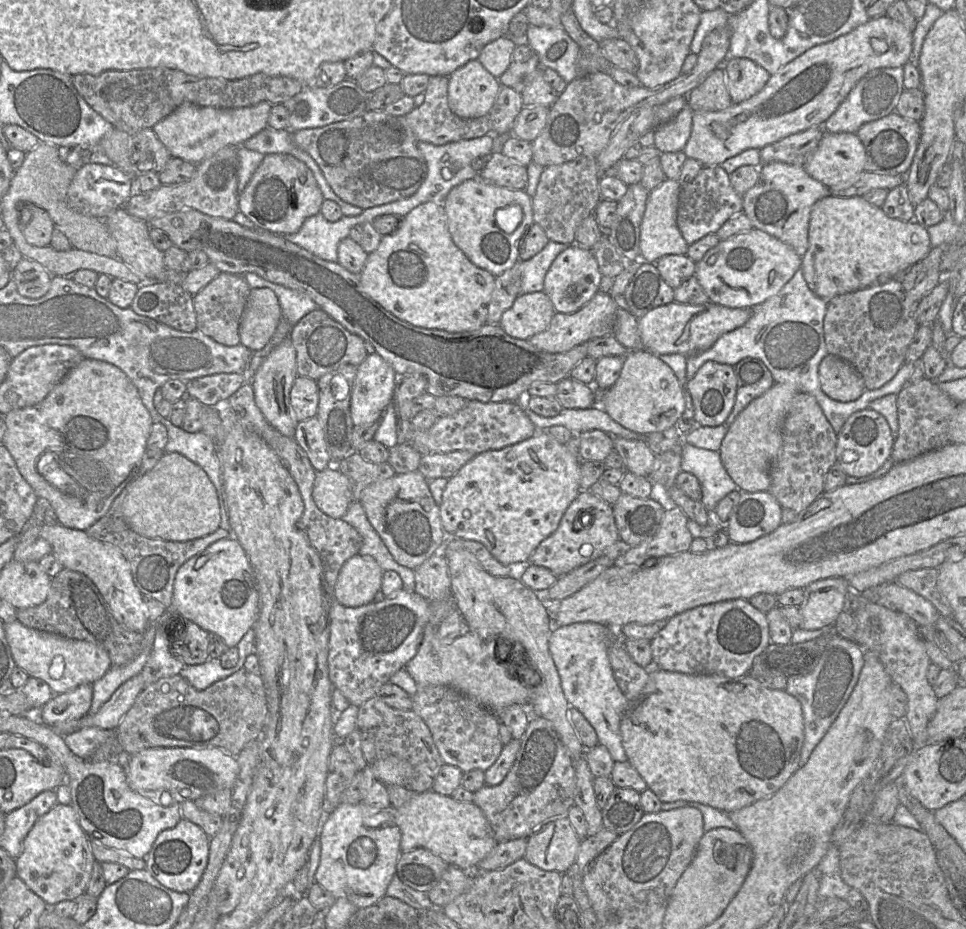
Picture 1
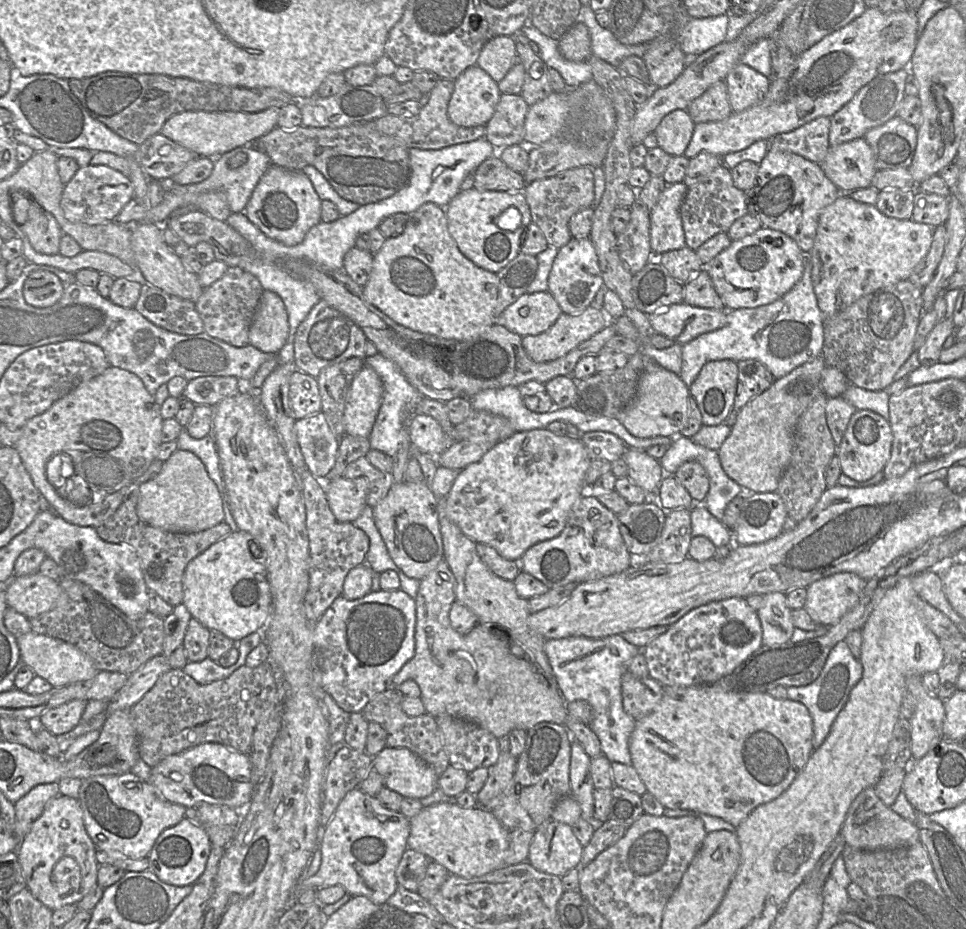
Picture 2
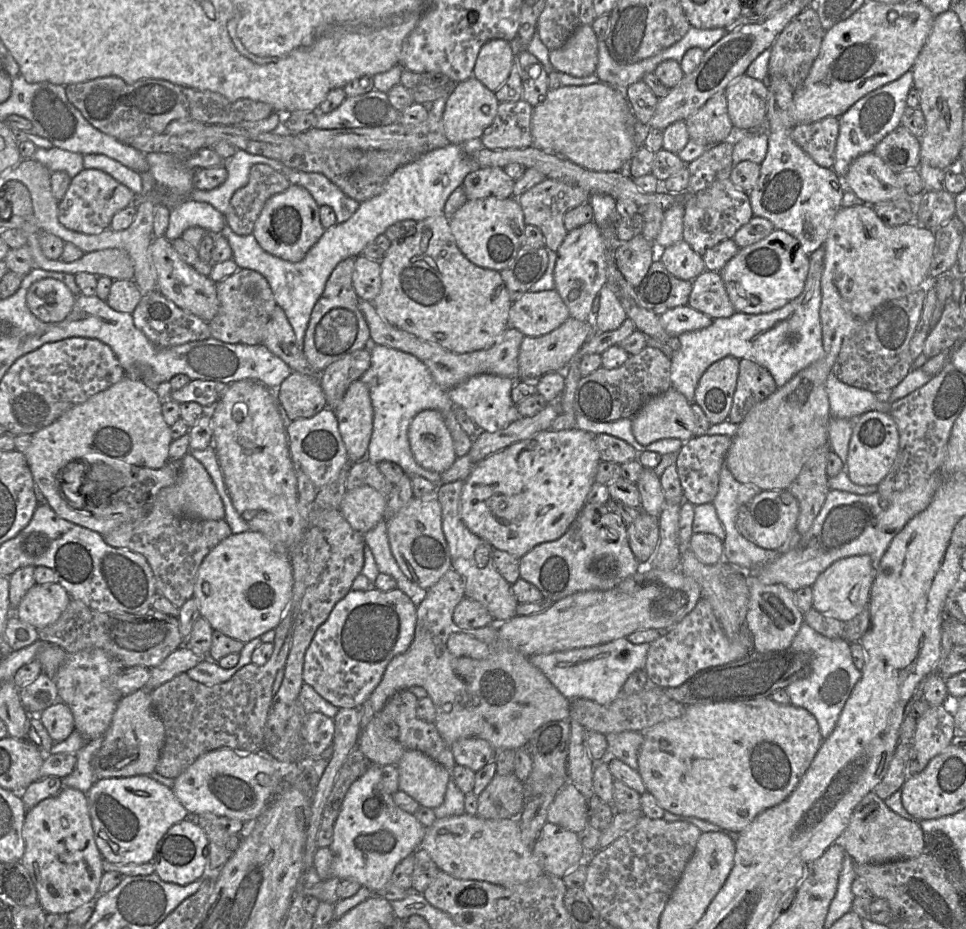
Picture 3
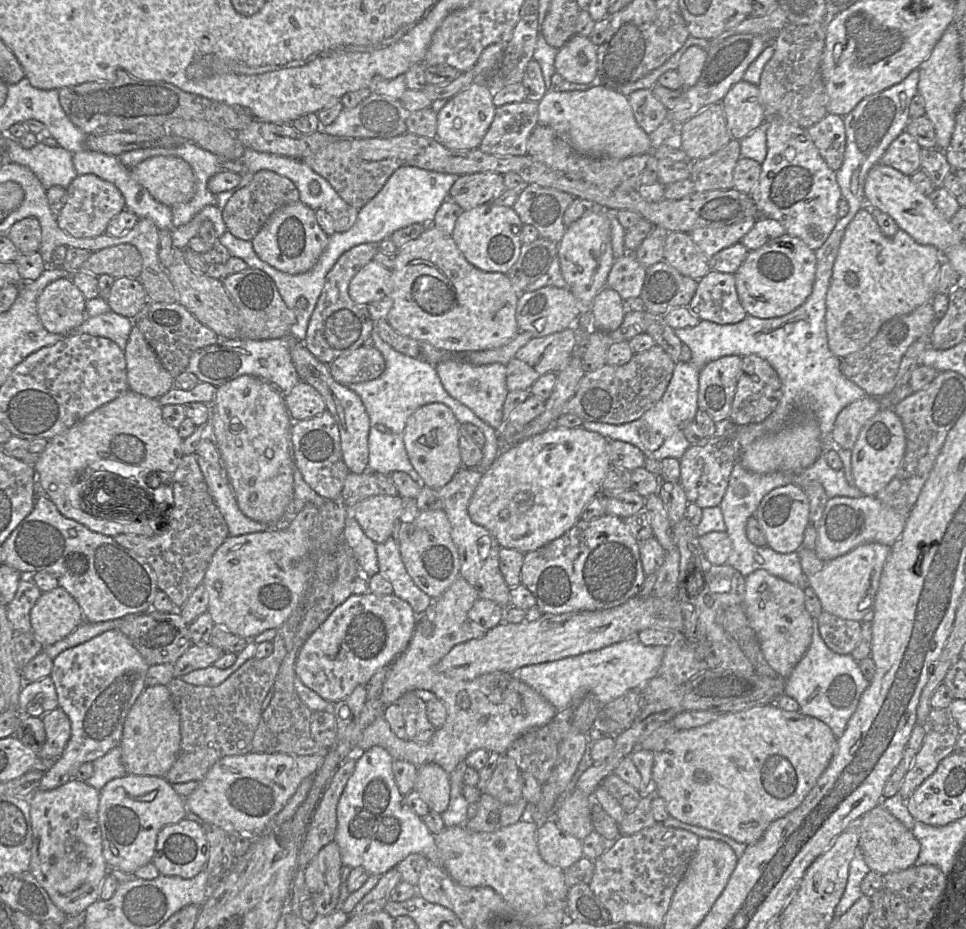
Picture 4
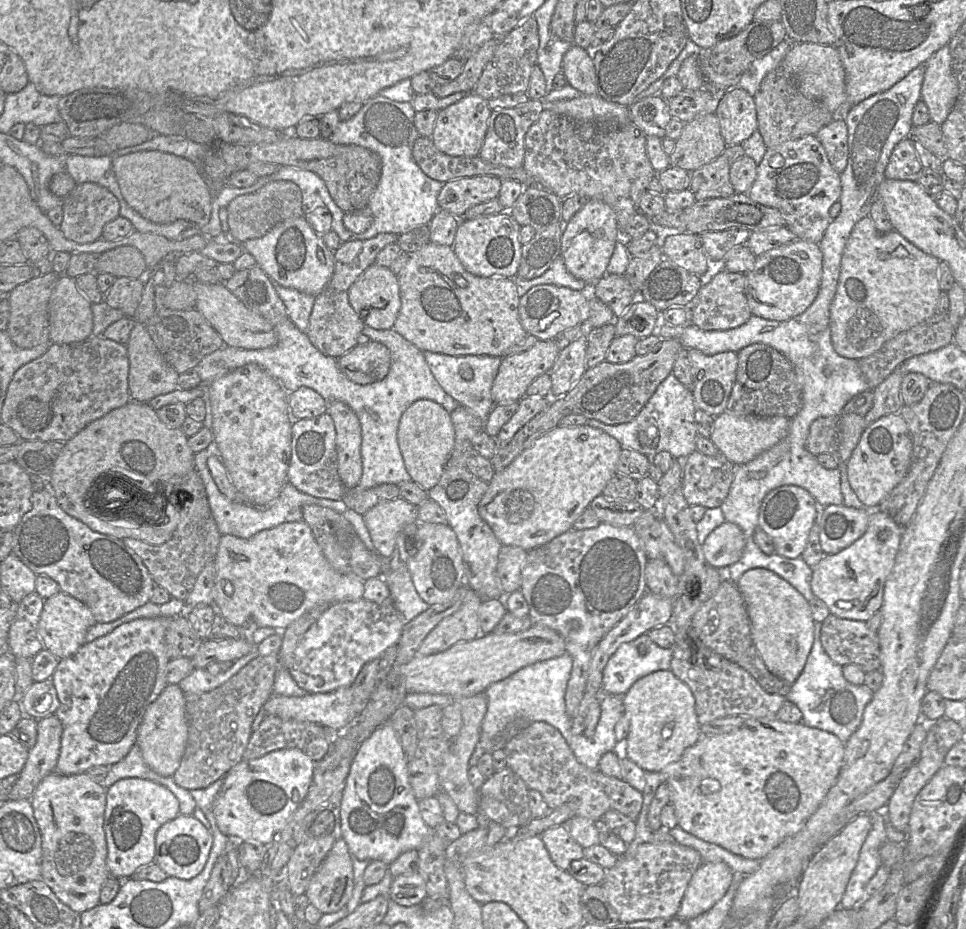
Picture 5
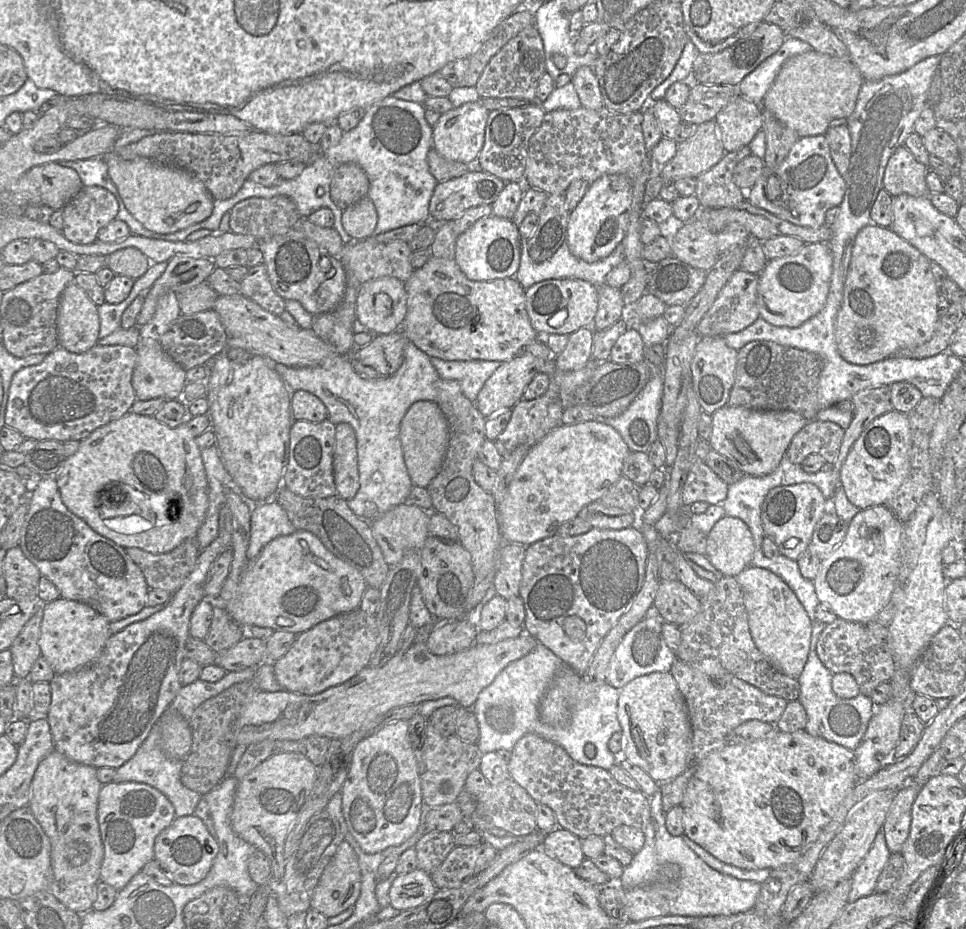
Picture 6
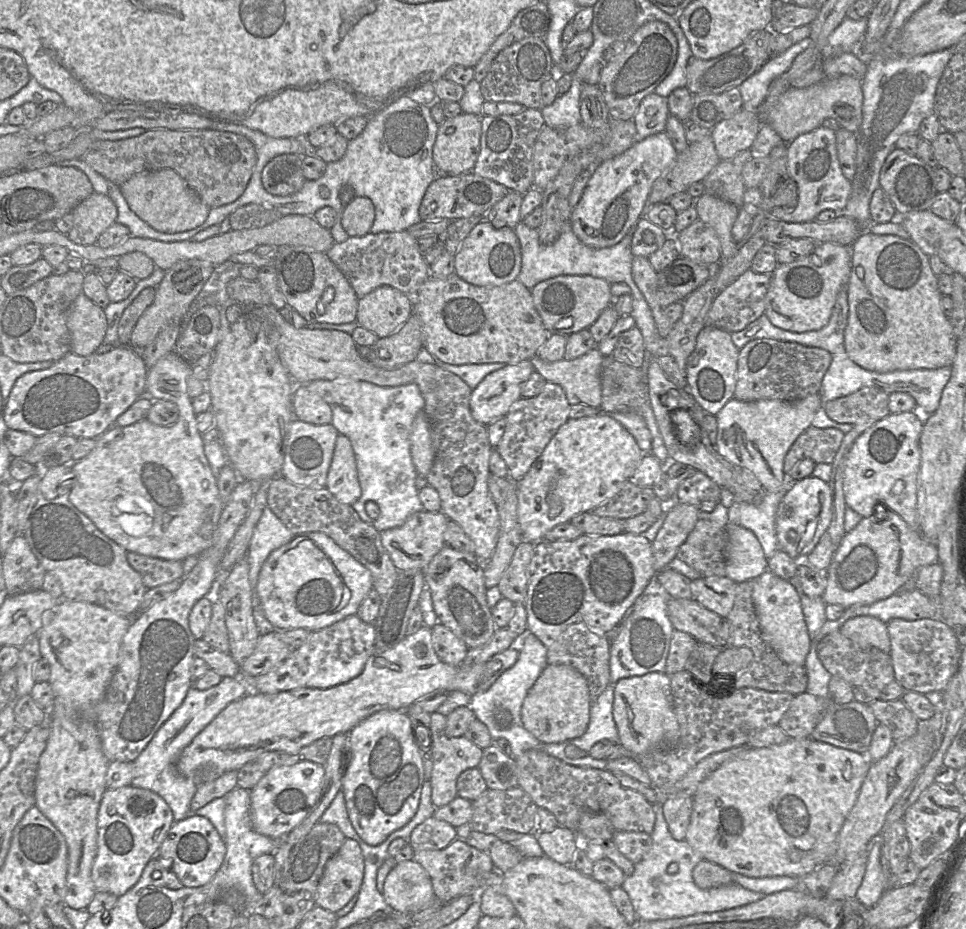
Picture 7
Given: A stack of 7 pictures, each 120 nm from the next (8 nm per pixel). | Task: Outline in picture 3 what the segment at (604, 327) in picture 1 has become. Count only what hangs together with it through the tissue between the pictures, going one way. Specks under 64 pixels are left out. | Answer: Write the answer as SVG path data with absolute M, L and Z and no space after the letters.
M569 317L548 334L538 337L525 336L518 355L518 380L535 382L548 372L563 372L564 374L569 361L592 335L593 326L588 321L579 321Z

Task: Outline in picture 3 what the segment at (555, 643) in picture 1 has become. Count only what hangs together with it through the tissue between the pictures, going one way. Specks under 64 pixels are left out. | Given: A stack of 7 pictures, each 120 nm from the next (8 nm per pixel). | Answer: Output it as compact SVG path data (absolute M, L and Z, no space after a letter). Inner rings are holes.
M625 637L597 646L537 654L529 659L570 702L583 698L607 705L621 695L624 683L633 672L645 670L649 648L650 643L633 644ZM626 731L605 736L608 756L621 760L633 770L638 770L638 751L644 739L643 733Z

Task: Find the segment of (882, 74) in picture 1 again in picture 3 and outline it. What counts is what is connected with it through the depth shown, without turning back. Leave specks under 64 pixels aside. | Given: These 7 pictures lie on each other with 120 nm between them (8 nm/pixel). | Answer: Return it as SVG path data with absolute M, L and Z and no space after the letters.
M910 69L899 79L859 99L839 118L839 135L836 143L833 170L841 179L846 176L851 163L857 157L873 152L877 144L901 125L901 118L907 107L907 96L913 83L913 72Z

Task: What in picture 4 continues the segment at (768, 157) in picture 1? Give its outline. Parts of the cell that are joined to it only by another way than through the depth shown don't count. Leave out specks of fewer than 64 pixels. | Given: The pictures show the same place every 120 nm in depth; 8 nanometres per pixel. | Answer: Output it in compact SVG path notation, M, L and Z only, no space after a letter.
M828 113L807 132L826 164L837 172L843 164L846 149L844 117Z

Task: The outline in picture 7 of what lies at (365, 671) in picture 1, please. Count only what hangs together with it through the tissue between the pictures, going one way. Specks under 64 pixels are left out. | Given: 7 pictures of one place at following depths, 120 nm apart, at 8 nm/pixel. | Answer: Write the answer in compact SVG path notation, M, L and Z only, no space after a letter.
M356 614L323 629L310 632L306 641L276 668L258 676L247 676L248 692L276 694L300 688L327 689L357 677L374 653L373 624L363 622Z

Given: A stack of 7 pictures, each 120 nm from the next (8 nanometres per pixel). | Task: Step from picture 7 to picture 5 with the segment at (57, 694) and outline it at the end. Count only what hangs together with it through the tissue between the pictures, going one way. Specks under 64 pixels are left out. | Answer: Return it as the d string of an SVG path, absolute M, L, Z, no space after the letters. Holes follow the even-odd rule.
M60 591L44 600L38 624L38 634L43 648L58 659L63 659L75 654L85 644L88 630L96 623L91 610L83 602ZM84 772L47 775L35 788L30 802L42 838L41 879L56 897L75 912L100 904L100 893L110 877L103 828L106 790Z

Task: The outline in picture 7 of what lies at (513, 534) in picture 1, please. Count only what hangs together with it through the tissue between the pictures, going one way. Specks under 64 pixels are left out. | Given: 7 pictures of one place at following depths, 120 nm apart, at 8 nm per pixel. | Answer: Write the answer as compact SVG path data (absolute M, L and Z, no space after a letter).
M607 413L592 417L569 419L563 424L525 476L516 484L517 517L523 541L537 543L555 526L570 522L579 514L590 512L614 497L629 481L645 453L635 438Z

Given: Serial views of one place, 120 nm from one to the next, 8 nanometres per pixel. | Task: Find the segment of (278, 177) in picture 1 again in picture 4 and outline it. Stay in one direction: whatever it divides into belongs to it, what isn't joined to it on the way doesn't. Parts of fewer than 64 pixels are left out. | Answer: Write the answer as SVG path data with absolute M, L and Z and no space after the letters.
M297 201L277 210L251 241L262 261L295 275L307 272L316 264L328 245L328 238L317 222L315 211Z

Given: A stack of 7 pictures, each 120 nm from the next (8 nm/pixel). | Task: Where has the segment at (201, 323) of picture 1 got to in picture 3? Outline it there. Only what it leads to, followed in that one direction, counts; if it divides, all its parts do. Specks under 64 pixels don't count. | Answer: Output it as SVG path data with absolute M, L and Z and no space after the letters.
M248 268L238 269L234 274L224 278L216 284L219 308L215 317L208 322L211 337L231 344L257 345L262 344L265 337L266 326L277 306L267 279L255 270Z

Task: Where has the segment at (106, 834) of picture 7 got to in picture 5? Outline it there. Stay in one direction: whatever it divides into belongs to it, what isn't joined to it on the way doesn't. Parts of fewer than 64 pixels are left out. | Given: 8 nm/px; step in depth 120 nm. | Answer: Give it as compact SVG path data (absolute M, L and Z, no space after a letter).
M124 778L107 788L103 828L110 876L123 881L141 867L155 862L156 833L163 824L178 815L178 799L168 788L154 781Z

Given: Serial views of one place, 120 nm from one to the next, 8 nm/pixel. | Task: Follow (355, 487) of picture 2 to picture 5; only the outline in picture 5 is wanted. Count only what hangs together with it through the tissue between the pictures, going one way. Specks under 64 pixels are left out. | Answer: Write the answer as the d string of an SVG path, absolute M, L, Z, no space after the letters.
M397 497L378 503L362 516L374 551L382 559L390 559L399 532L406 525L418 522L418 506Z

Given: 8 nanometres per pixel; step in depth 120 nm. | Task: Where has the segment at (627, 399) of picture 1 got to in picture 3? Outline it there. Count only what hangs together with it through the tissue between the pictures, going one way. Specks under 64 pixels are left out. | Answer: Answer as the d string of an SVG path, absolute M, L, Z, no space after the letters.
M673 387L649 398L631 419L632 433L642 445L665 438L686 442L695 435L690 403Z

